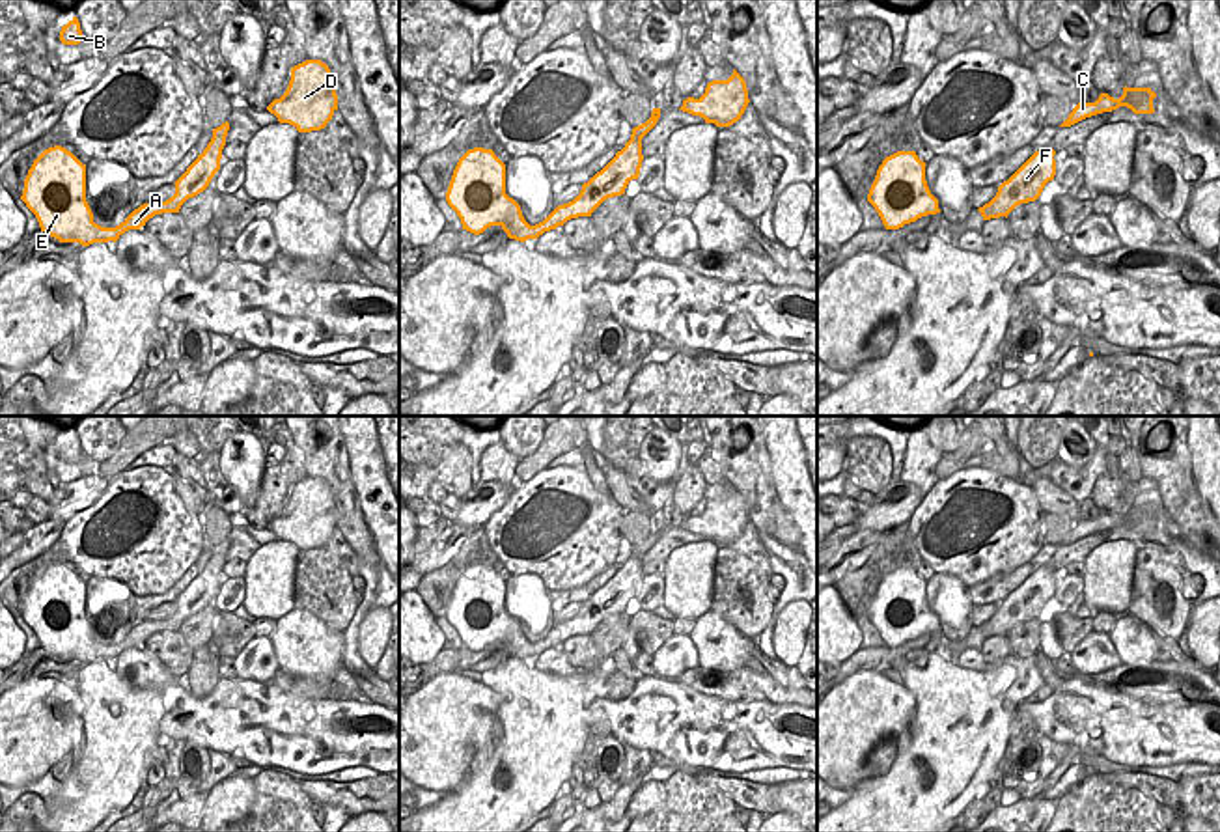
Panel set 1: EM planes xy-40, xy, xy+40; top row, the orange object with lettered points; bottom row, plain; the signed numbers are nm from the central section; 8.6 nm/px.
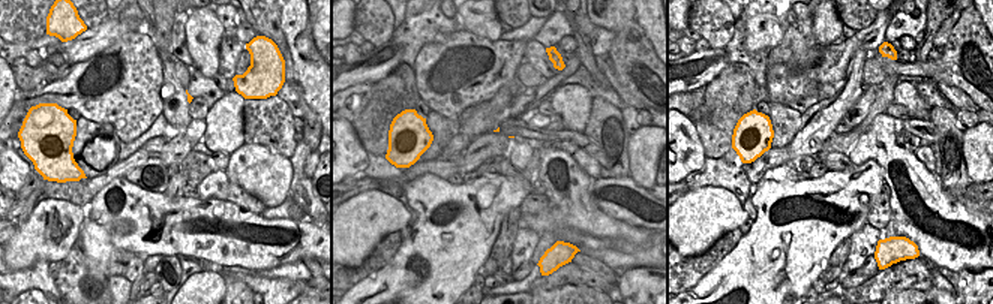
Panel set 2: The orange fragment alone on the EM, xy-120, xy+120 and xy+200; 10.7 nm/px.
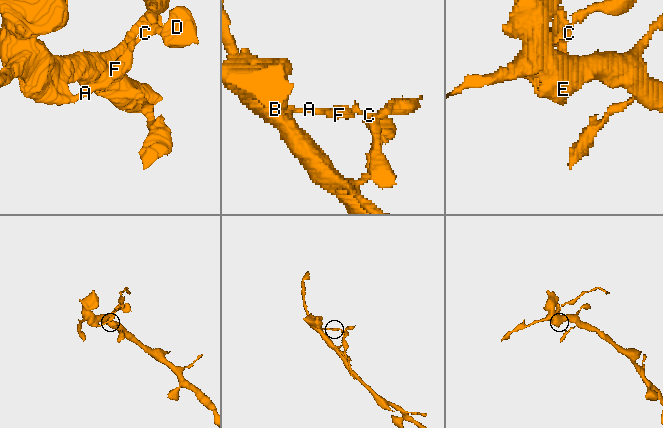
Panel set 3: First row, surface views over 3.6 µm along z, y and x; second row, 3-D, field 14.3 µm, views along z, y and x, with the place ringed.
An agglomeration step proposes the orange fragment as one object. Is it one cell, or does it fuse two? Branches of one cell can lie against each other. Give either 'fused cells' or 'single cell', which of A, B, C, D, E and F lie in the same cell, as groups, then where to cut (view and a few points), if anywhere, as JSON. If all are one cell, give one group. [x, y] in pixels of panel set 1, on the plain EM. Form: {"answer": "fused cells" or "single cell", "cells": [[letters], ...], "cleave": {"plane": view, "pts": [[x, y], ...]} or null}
{"answer": "fused cells", "cells": [["A", "C", "D", "F"], ["B", "E"]], "cleave": {"plane": "xy", "pts": [[532, 644], [538, 653]]}}

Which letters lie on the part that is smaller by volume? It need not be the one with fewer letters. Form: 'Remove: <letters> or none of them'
Remove: A, C, D, F

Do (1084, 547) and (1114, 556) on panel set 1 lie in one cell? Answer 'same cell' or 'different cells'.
different cells

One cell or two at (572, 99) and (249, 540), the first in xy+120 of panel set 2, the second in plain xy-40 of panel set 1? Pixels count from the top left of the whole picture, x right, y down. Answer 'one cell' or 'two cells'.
two cells

